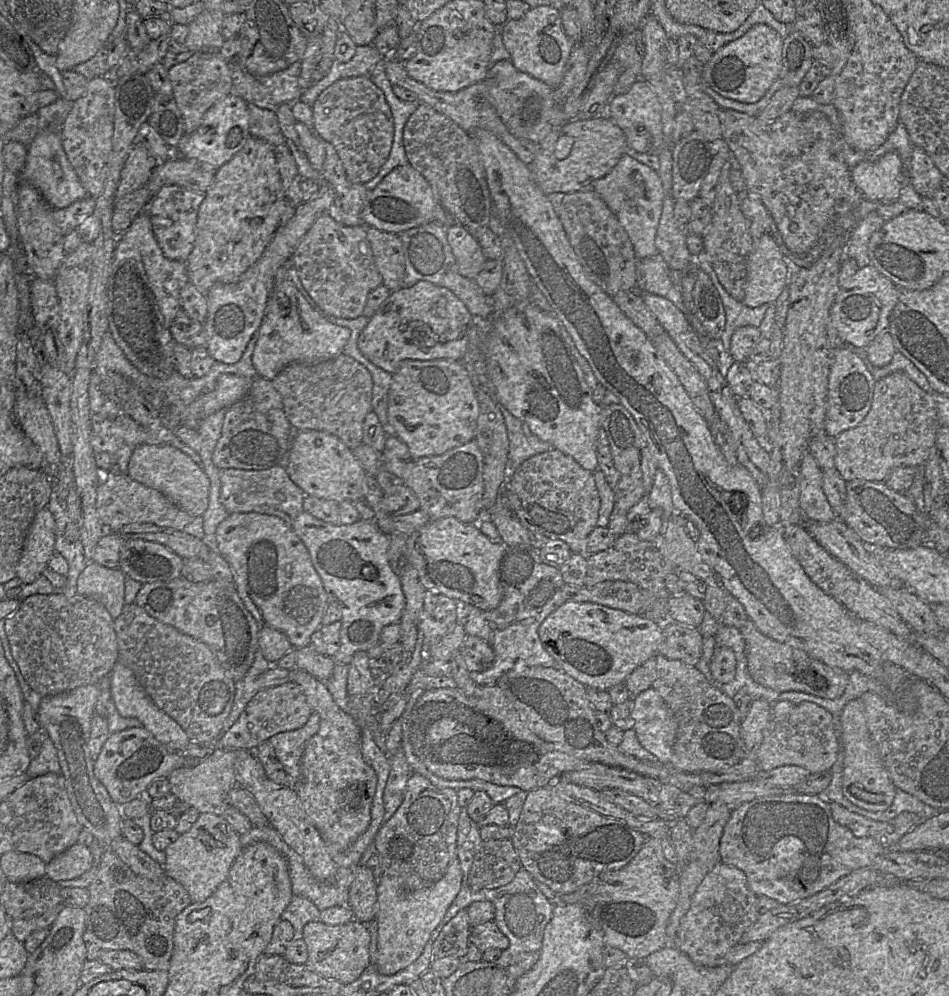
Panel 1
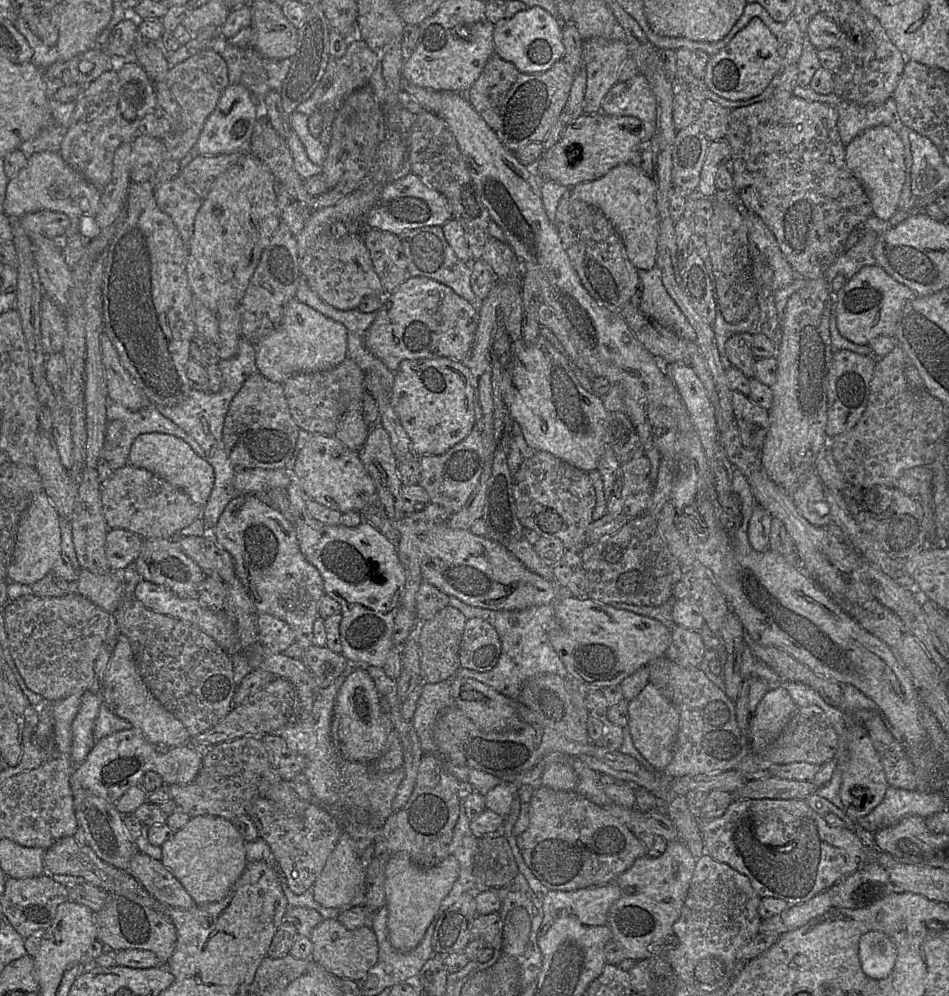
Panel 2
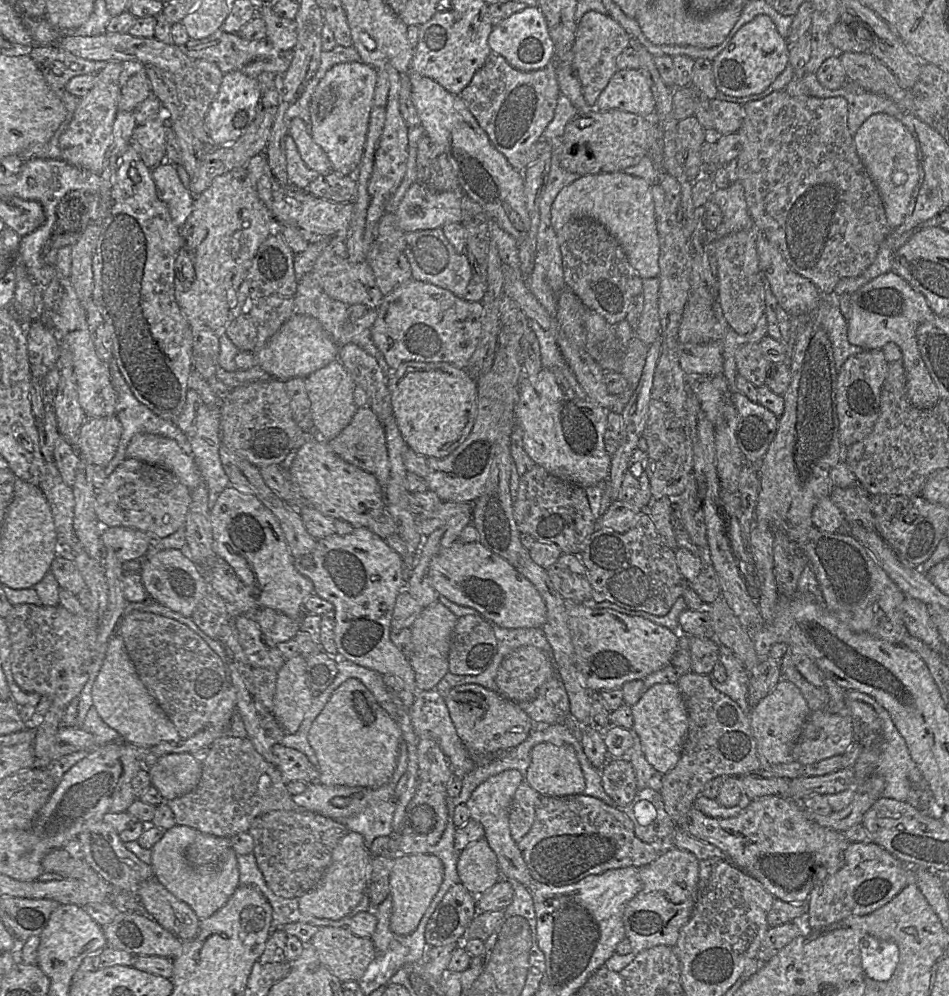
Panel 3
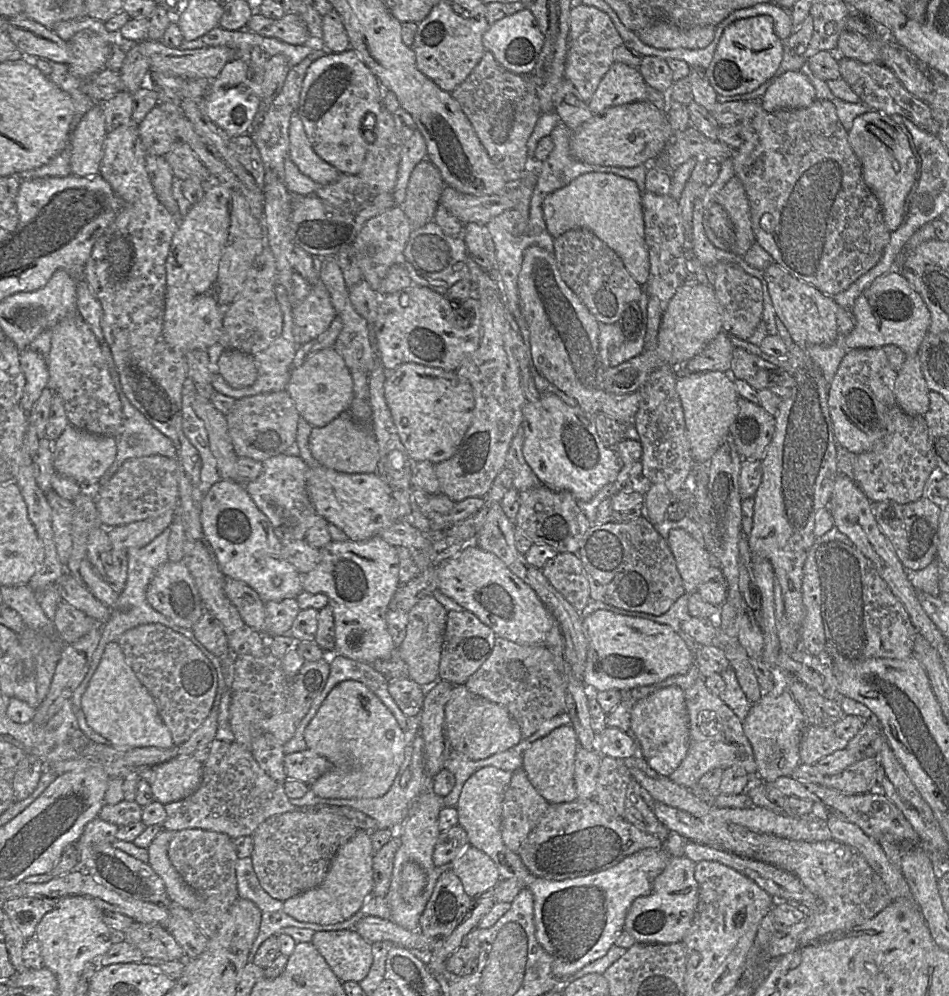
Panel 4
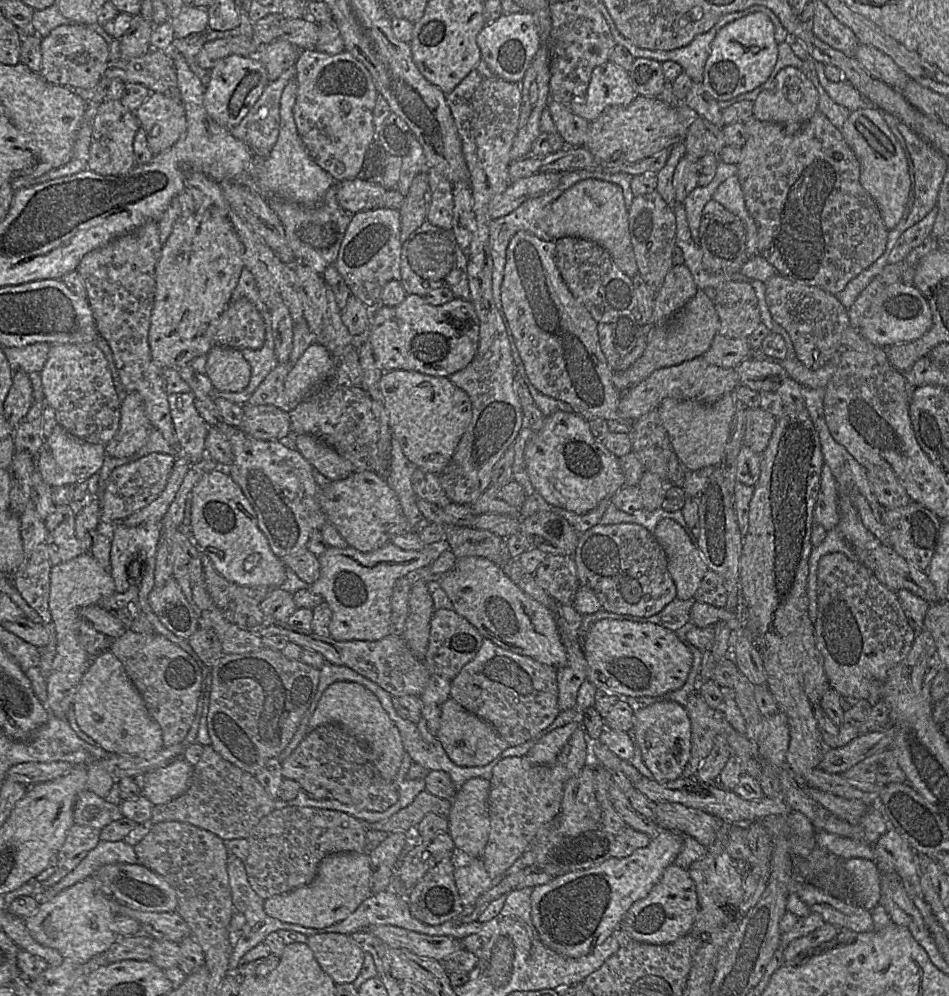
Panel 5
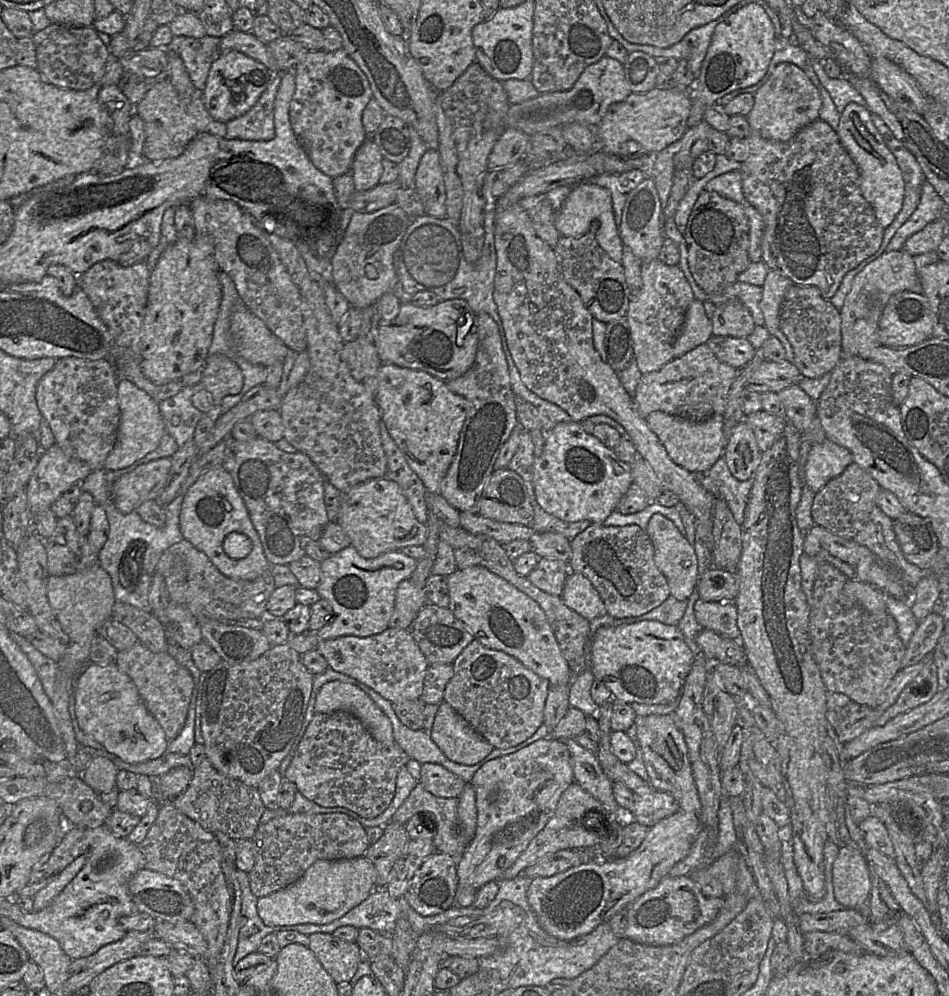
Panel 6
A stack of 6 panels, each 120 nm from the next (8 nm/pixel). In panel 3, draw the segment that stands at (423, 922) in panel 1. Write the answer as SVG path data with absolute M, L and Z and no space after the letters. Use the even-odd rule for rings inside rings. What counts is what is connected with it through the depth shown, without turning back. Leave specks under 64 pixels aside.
M398 854L393 856L389 877L392 899L390 929L398 935L414 932L438 892L444 876L442 861L432 854Z

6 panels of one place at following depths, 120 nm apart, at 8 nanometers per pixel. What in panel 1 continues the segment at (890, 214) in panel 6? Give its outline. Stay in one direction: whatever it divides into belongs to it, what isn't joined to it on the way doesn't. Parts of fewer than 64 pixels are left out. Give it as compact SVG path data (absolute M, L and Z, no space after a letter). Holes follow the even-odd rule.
M897 153L884 154L877 161L862 161L850 169L861 196L880 203L895 201L900 193L904 167Z

